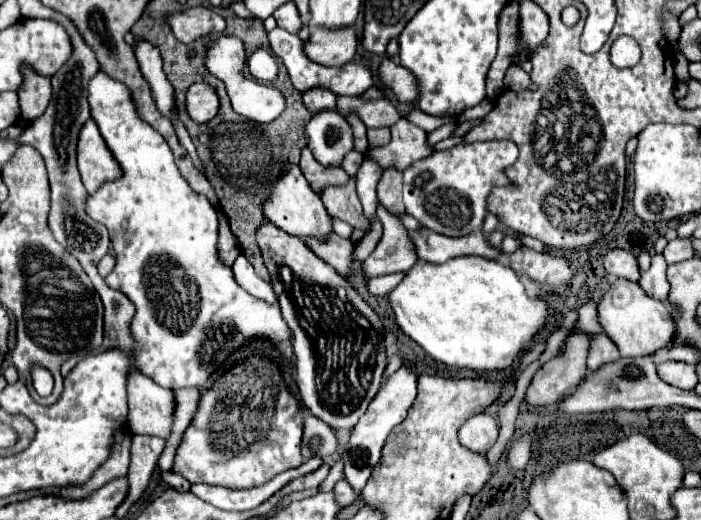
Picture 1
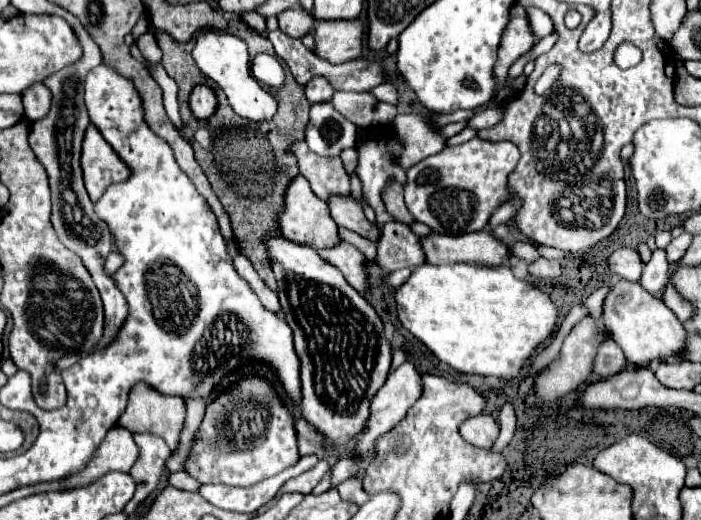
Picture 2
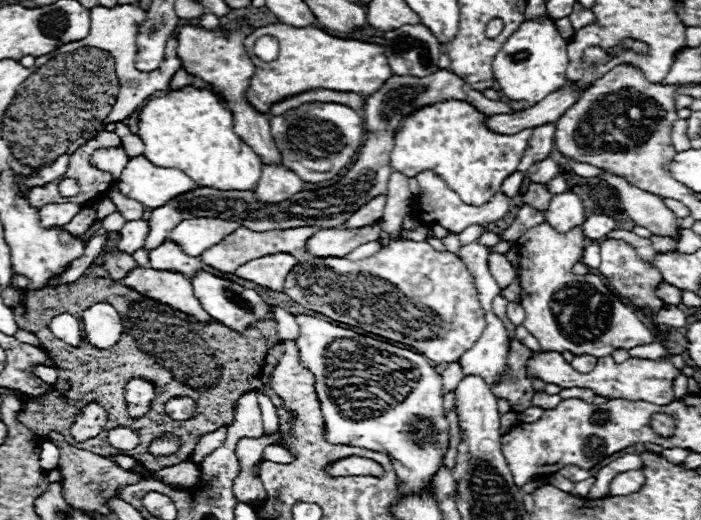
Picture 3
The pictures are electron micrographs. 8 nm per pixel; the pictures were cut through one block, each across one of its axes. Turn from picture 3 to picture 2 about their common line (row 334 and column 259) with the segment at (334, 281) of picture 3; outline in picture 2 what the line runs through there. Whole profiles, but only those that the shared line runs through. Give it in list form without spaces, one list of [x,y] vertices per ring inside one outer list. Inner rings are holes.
[[[244,378],[230,394],[220,394],[208,404],[192,456],[188,474],[202,484],[252,486],[282,472],[298,460],[296,430],[290,410],[280,402],[272,386],[262,378]]]

